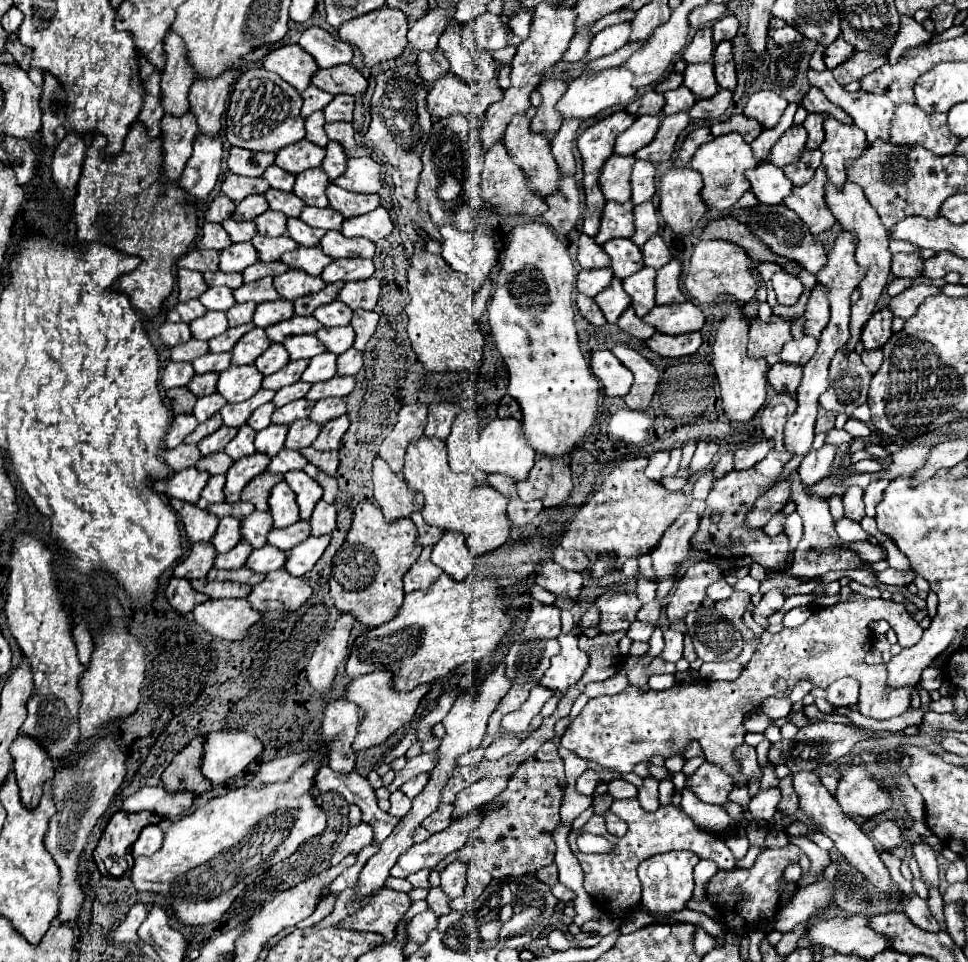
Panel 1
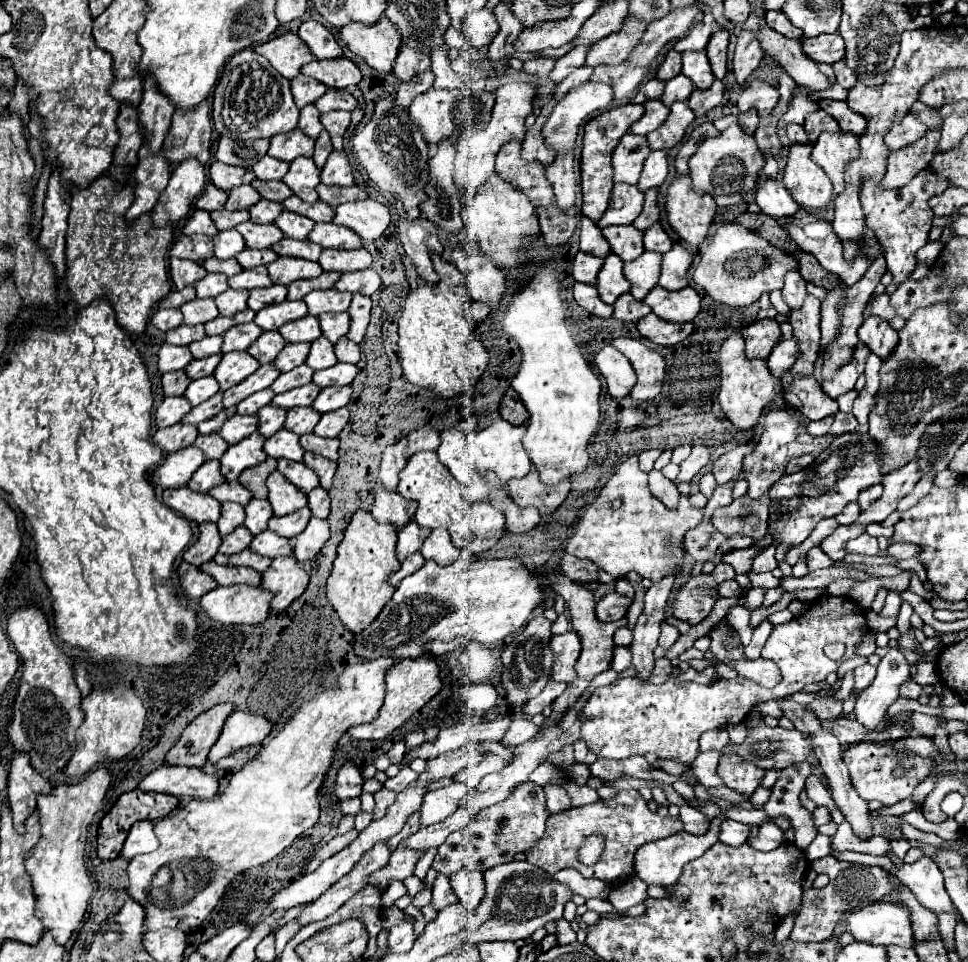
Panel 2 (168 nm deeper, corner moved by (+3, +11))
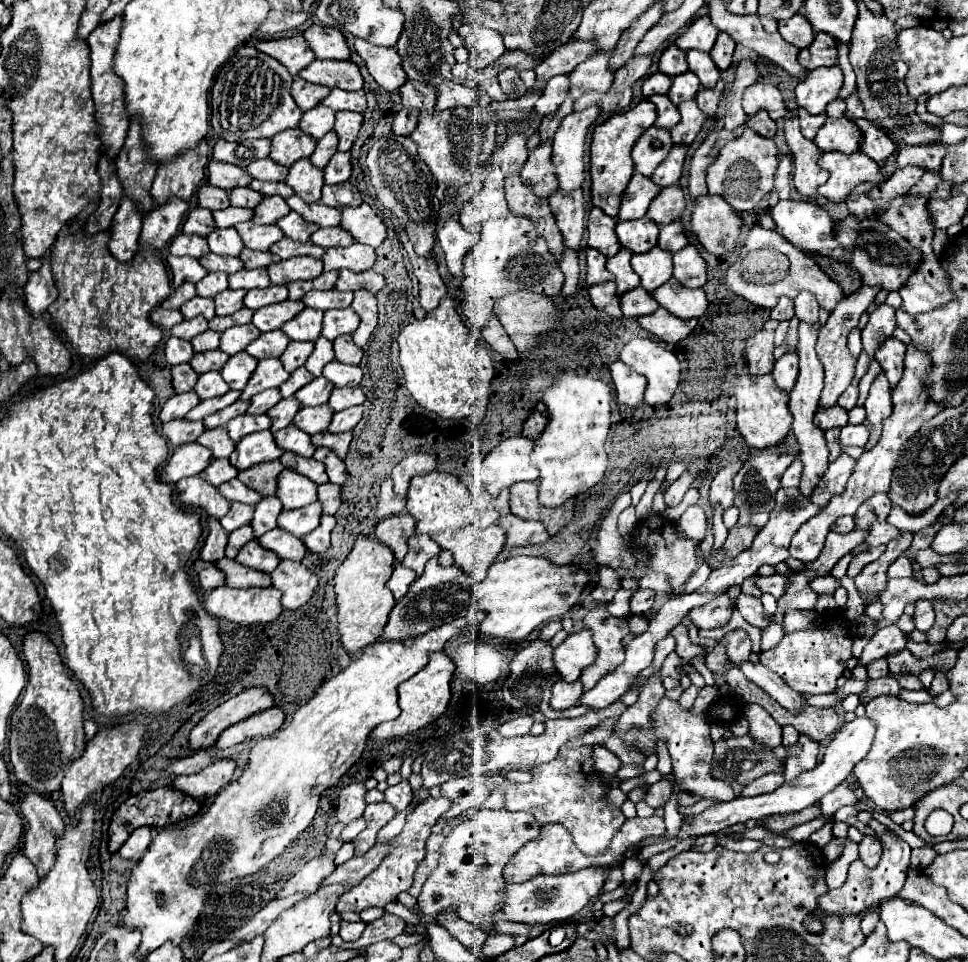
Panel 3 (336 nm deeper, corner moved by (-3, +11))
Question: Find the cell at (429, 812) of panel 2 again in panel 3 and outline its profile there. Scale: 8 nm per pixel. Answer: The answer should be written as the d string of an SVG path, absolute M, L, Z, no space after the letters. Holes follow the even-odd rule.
M426 798L422 804L418 804L408 816L406 816L406 824L402 828L402 832L390 840L390 852L386 854L386 858L380 862L380 866L368 874L358 886L354 886L352 890L344 892L338 902L336 902L336 910L344 912L362 912L368 906L386 906L388 902L394 902L398 898L400 892L406 892L412 886L412 876L418 868L418 864L424 860L426 856L426 838L430 836L430 828L436 824L436 820L440 818L440 814L444 814L450 808L450 800L448 798Z

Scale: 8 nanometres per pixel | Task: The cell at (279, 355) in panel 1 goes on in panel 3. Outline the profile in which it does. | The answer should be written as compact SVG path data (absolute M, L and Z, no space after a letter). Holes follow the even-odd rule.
M272 330L272 332L264 332L260 334L254 342L250 342L246 346L246 352L258 360L262 358L278 358L286 346L288 346L288 336L282 330Z

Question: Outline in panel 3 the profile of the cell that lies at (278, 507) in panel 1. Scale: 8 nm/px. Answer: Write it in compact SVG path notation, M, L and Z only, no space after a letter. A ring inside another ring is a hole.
M286 468L278 478L278 498L284 504L284 510L302 508L306 504L312 504L318 500L316 496L316 484L298 474L296 470Z

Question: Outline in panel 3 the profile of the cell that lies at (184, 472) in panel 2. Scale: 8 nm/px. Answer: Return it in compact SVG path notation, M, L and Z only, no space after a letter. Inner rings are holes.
M198 442L178 446L174 448L172 456L164 466L162 480L168 484L176 484L180 478L198 476L210 464L210 460L212 460L212 452L200 446Z

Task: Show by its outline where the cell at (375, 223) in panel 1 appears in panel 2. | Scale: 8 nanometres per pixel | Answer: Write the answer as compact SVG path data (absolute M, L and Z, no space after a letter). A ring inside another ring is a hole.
M362 200L336 208L334 222L352 228L362 240L378 238L390 224L390 210L378 200Z

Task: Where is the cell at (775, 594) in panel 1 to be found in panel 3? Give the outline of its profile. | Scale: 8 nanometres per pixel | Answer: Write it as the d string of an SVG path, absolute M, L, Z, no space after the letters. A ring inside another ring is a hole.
M772 624L772 626L768 626L770 630L766 630L766 632L762 632L762 650L770 650L772 646L778 646L778 642L780 642L780 638L784 636L784 632L782 632L782 624Z

